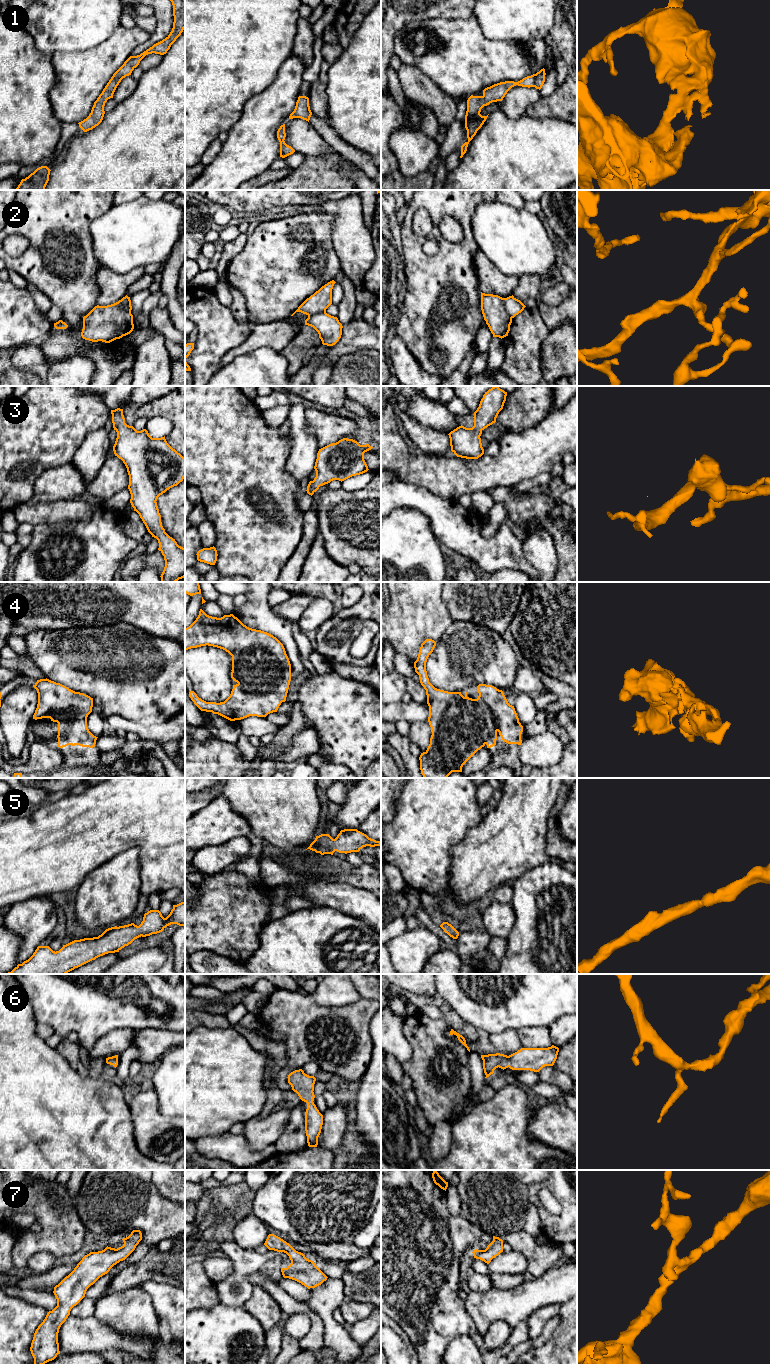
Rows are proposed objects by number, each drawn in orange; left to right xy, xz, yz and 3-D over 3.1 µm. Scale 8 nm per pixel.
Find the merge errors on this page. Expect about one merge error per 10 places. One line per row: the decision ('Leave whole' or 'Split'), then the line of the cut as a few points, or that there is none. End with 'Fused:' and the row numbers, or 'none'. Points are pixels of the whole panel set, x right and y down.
1: Leave whole. No split
2: Split. Split along yz (503, 298), (503, 306), (511, 318)
3: Leave whole. No split
4: Leave whole. No split
5: Leave whole. No split
6: Leave whole. No split
7: Leave whole. No split
Fused: 2

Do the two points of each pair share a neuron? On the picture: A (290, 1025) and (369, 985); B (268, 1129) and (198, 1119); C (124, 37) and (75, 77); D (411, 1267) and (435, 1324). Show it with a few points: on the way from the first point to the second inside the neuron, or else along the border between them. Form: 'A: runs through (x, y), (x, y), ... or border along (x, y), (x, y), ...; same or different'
A: border along (361, 996), (370, 1000); different
B: border along (256, 1116), (244, 1123); different
C: runs through (112, 49), (87, 72); same
D: runs through (416, 1281), (429, 1310); same

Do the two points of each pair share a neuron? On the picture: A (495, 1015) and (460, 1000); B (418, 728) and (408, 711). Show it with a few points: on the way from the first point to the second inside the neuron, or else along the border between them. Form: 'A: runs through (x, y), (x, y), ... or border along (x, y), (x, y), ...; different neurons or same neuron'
A: runs through (486, 1007), (478, 1006), (469, 1000); same neuron
B: border along (427, 720), (410, 723); different neurons

